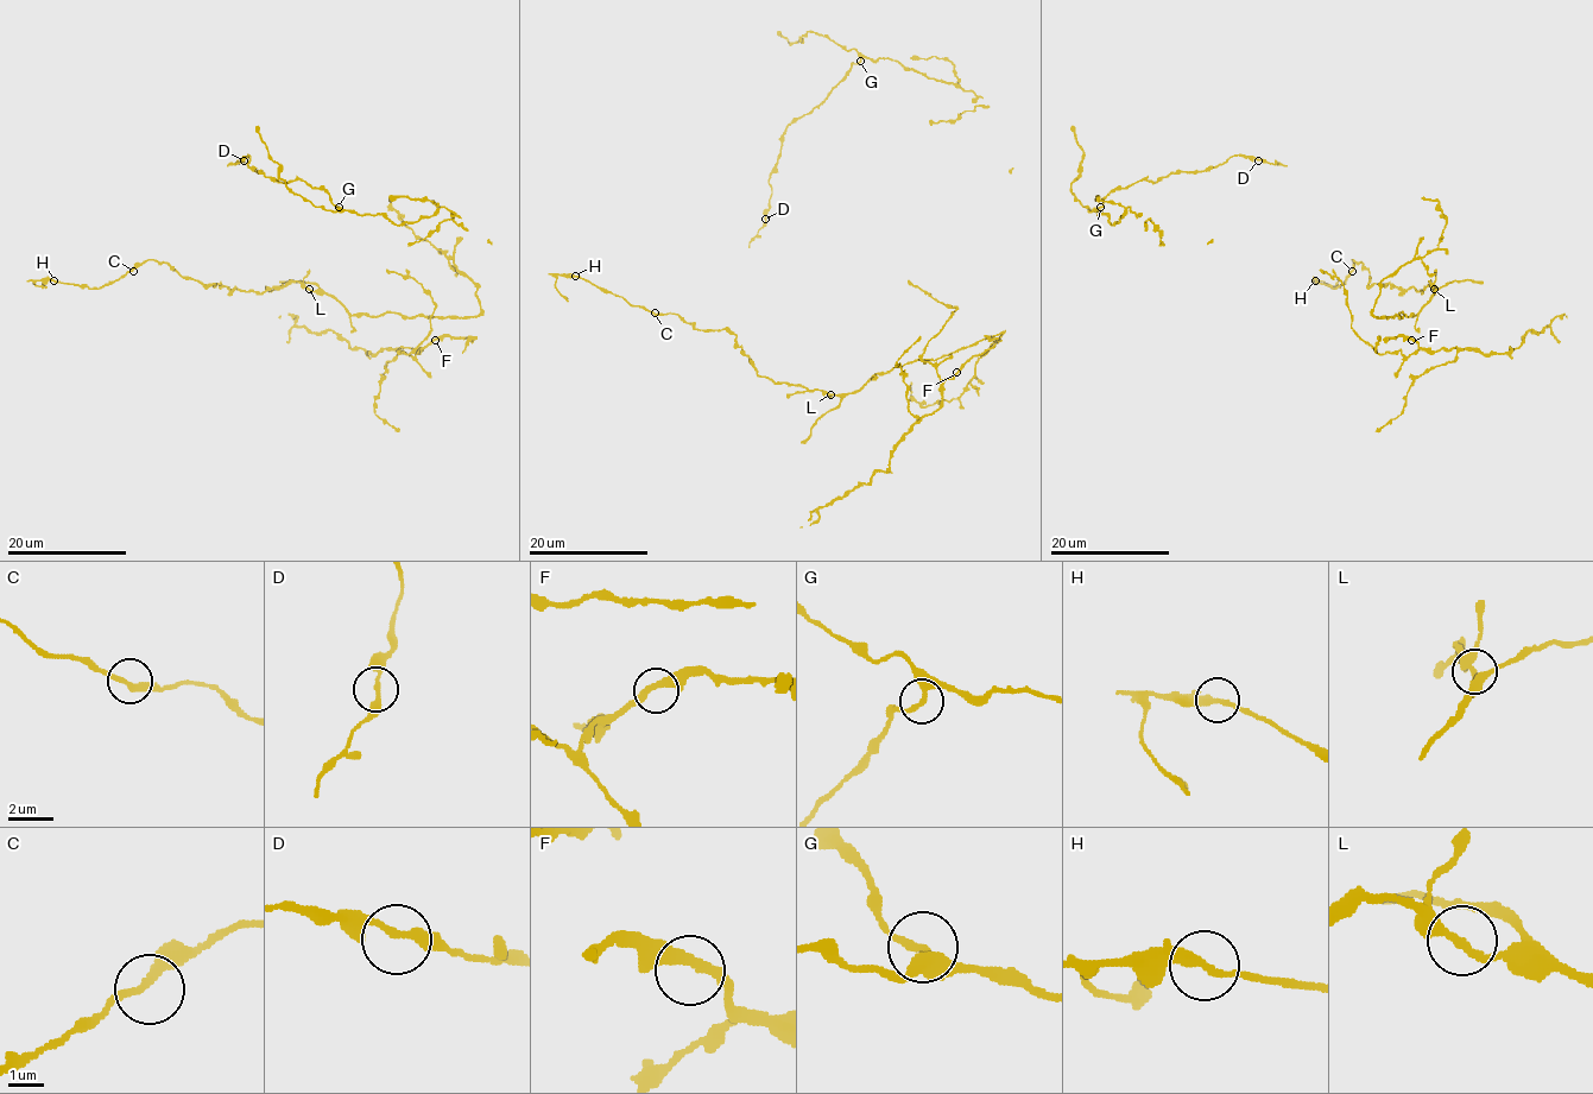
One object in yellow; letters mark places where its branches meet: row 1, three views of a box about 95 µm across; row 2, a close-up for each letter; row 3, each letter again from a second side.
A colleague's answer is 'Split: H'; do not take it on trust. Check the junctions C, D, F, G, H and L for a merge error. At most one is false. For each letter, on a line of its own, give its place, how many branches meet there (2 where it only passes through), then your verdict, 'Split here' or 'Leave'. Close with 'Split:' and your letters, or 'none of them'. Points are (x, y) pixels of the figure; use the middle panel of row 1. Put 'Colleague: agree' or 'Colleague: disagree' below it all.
C: Place: (655, 312). Branches: 2. Leave
D: Place: (765, 219). Branches: 2. Leave
F: Place: (956, 372). Branches: 2. Leave
G: Place: (860, 61). Branches: 2. Leave
H: Place: (575, 276). Branches: 2. Split here
L: Place: (830, 394). Branches: 2. Leave
Split: H
Colleague: agree

